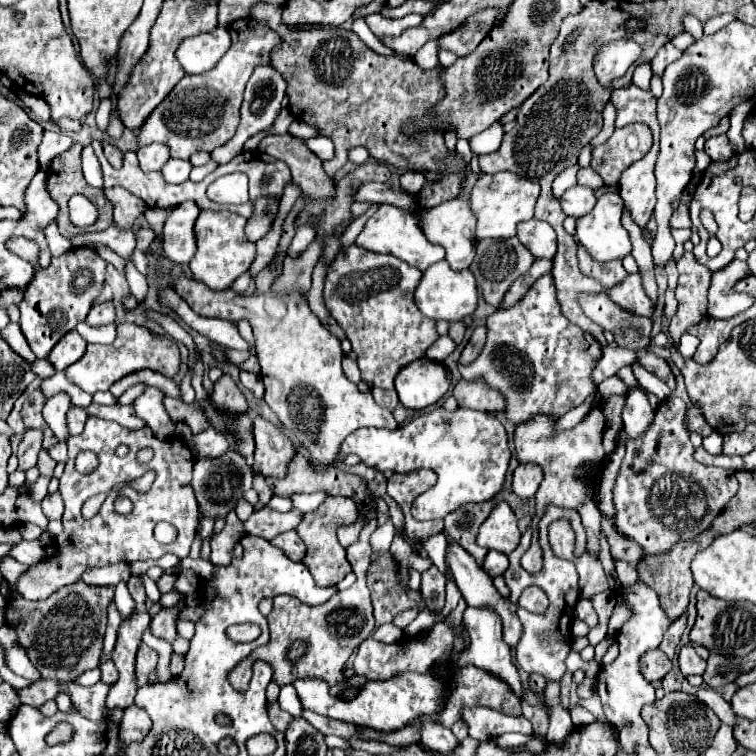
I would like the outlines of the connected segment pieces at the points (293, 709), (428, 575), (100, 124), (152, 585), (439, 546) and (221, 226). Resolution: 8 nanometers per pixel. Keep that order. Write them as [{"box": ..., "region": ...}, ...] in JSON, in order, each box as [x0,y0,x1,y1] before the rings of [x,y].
[{"box":[279,686,303,718],"region":[[[283,686],[281,688],[281,694],[279,694],[279,704],[283,710],[287,710],[289,714],[297,716],[297,718],[302,716],[303,706],[300,704],[297,694],[295,694],[295,688],[293,686]]]},{"box":[421,566,445,610],"region":[[[431,566],[421,574],[421,596],[429,610],[441,610],[445,604],[445,578],[443,574]]]},{"box":[97,100,111,132],"region":[[[103,100],[97,110],[97,128],[101,132],[105,132],[109,126],[109,114],[111,114],[111,100]]]},{"box":[142,574,161,603],"region":[[[142,574],[142,582],[145,586],[145,591],[147,597],[154,603],[160,600],[161,593],[156,585],[156,583],[151,580],[146,574]]]},{"box":[421,534,447,574],"region":[[[437,534],[437,536],[431,536],[431,538],[425,538],[421,548],[427,550],[429,558],[433,560],[433,564],[445,574],[447,566],[445,566],[445,548],[447,548],[447,540],[443,534]]]},{"box":[191,212,255,290],"region":[[[201,212],[195,224],[197,252],[191,260],[191,272],[197,280],[205,282],[213,290],[227,290],[255,260],[255,242],[245,236],[247,218],[233,212]]]}]

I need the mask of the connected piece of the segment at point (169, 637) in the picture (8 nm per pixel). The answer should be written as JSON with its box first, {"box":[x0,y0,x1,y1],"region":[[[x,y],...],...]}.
{"box":[149,606,183,642],"region":[[[173,606],[167,610],[161,610],[157,616],[151,618],[149,622],[149,630],[153,636],[165,640],[165,642],[173,642],[177,638],[177,630],[175,630],[175,618],[177,614],[183,610],[183,606]]]}

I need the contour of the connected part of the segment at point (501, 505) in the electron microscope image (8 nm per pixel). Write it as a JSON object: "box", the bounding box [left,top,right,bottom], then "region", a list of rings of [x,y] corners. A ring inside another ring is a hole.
{"box":[477,500,521,554],"region":[[[497,500],[487,520],[481,524],[477,534],[477,544],[489,550],[499,550],[509,554],[517,548],[521,532],[517,528],[517,518],[505,500]]]}

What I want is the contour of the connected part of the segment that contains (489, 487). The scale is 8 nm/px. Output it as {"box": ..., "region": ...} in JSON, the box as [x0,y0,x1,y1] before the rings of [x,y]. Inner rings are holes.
{"box":[341,408,511,520],"region":[[[435,408],[433,412],[413,418],[409,424],[403,424],[393,432],[385,428],[359,428],[341,444],[341,456],[347,454],[357,454],[363,464],[377,466],[379,470],[401,474],[421,468],[435,470],[439,476],[437,484],[413,502],[411,514],[417,520],[443,518],[461,506],[481,504],[495,498],[503,488],[511,462],[503,424],[495,418],[495,414],[471,408],[457,408],[453,412]]]}

